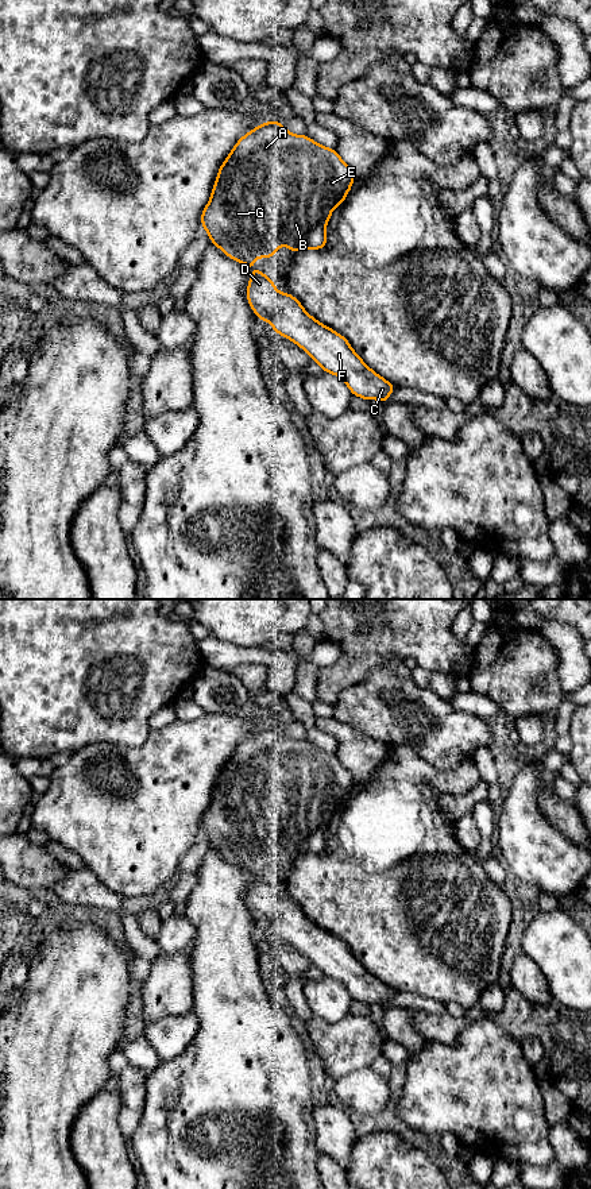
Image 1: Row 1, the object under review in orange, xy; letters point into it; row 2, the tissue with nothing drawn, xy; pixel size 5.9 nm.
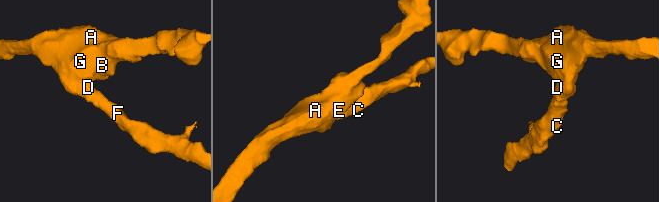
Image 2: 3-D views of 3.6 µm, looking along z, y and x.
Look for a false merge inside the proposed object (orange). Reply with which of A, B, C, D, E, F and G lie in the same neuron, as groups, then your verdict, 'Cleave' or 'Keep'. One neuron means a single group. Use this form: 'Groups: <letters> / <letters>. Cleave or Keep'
Groups: A B C D E F G. Keep

